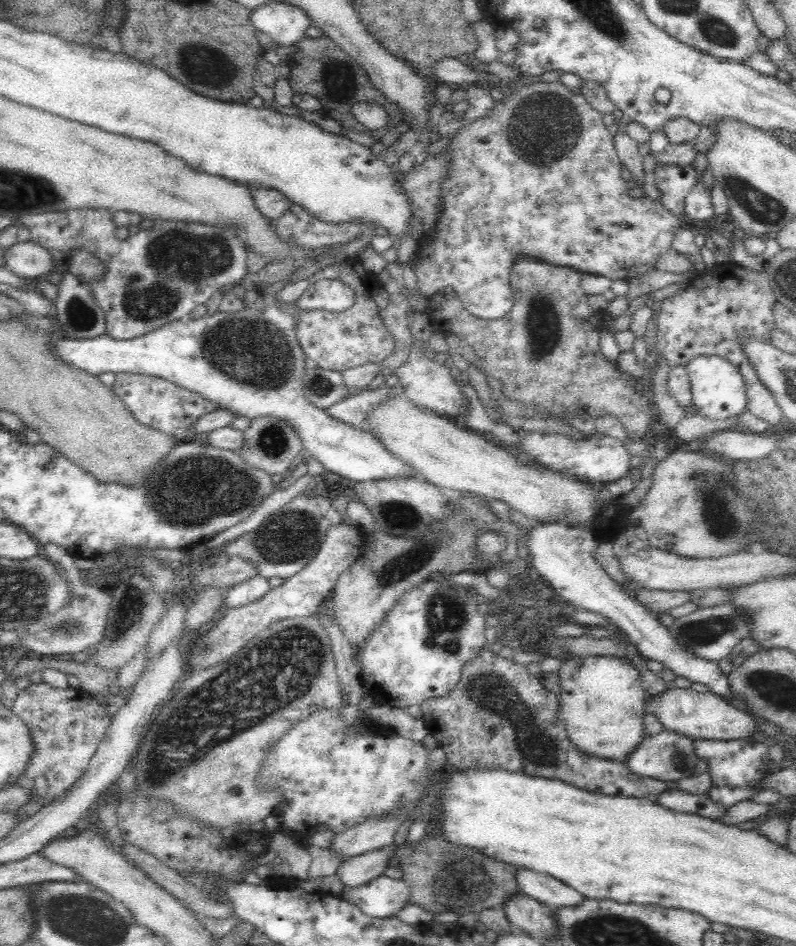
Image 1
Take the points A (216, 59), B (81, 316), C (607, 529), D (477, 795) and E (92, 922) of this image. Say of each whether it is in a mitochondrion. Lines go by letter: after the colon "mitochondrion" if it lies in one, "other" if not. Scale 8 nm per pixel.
A: other
B: mitochondrion
C: mitochondrion
D: other
E: mitochondrion

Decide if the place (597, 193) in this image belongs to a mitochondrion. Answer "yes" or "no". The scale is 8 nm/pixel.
no

